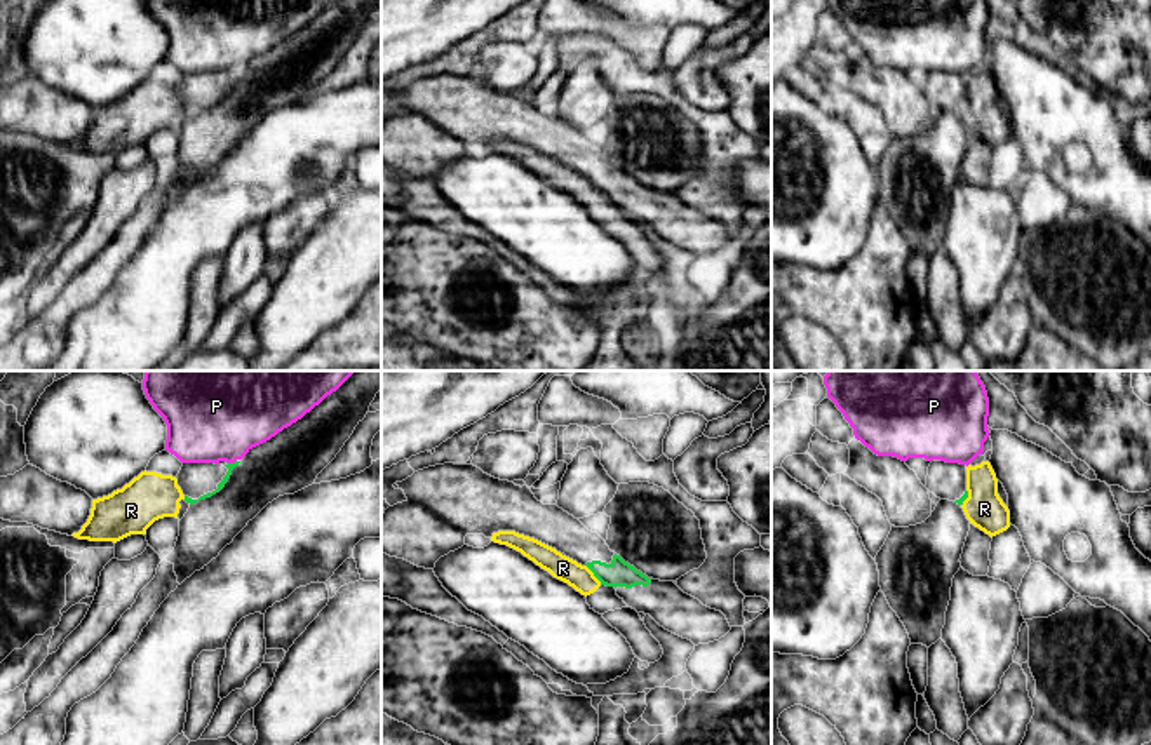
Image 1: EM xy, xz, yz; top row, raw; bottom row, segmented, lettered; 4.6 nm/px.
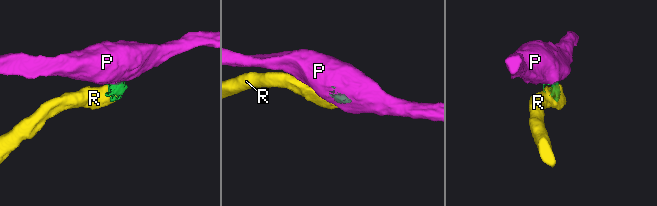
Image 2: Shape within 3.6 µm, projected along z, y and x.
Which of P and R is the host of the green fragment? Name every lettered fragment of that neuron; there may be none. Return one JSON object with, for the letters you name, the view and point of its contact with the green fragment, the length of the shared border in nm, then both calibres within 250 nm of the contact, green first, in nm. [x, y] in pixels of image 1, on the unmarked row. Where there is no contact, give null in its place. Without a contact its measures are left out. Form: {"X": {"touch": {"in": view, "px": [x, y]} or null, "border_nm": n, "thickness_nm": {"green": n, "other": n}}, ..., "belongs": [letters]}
{"belongs": []}

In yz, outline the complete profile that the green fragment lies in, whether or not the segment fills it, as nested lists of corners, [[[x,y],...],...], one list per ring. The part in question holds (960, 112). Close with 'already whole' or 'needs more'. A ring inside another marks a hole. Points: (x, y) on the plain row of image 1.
[[[932,71],[926,85],[926,99],[940,110],[949,110],[958,115],[968,108],[966,101],[966,75]]]; needs more

